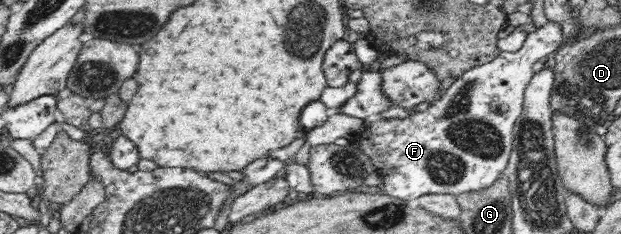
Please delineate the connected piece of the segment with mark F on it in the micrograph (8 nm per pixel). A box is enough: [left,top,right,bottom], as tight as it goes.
[353,20,563,204]

